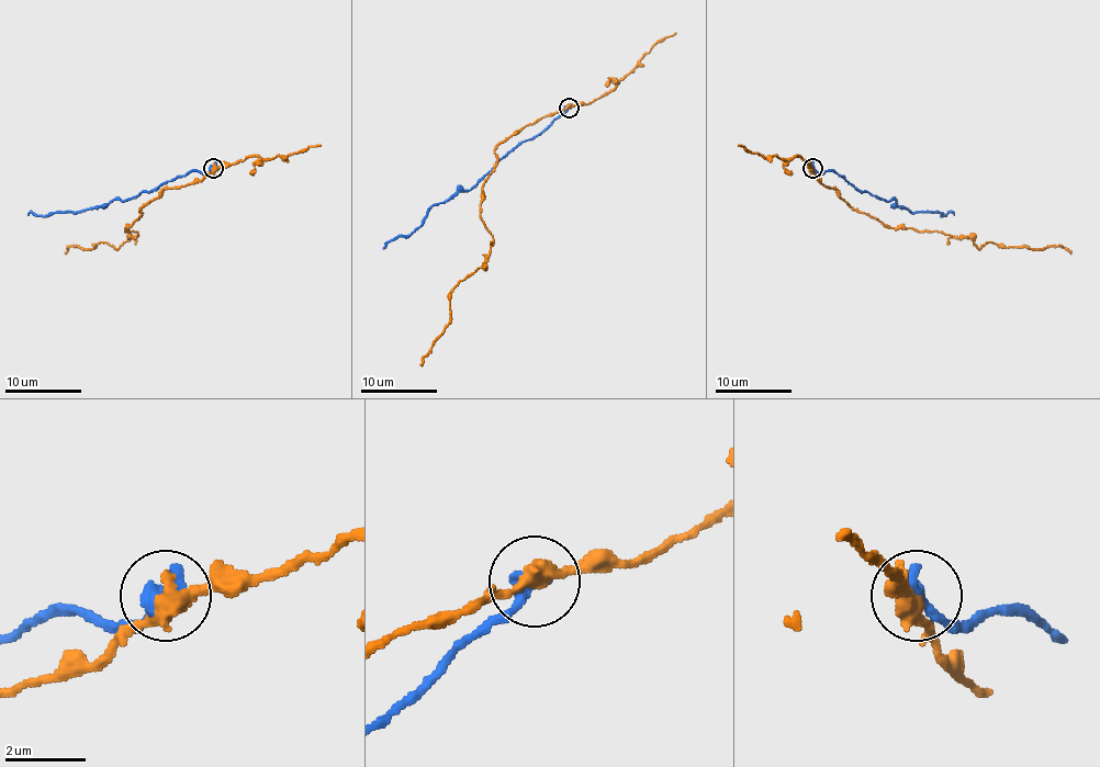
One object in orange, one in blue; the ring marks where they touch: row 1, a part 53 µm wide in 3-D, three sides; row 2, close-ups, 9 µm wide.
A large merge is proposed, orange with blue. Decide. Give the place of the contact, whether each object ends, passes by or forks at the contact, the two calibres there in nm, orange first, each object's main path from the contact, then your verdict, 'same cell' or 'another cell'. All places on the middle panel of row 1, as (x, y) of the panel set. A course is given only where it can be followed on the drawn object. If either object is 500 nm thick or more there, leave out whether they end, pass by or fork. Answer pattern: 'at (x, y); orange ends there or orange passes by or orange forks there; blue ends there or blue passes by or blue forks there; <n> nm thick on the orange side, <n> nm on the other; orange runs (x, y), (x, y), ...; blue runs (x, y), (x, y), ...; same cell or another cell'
at (569, 108); orange passes by; blue ends there; 400 nm thick on the orange side, 480 nm on the other; orange runs (569, 105), (495, 149), (480, 220), (493, 238), (490, 258), (453, 290), (449, 324), (422, 365); blue runs (569, 108), (545, 128), (511, 149), (474, 185), (456, 191), (430, 209), (414, 230), (394, 237), (383, 248); another cell

